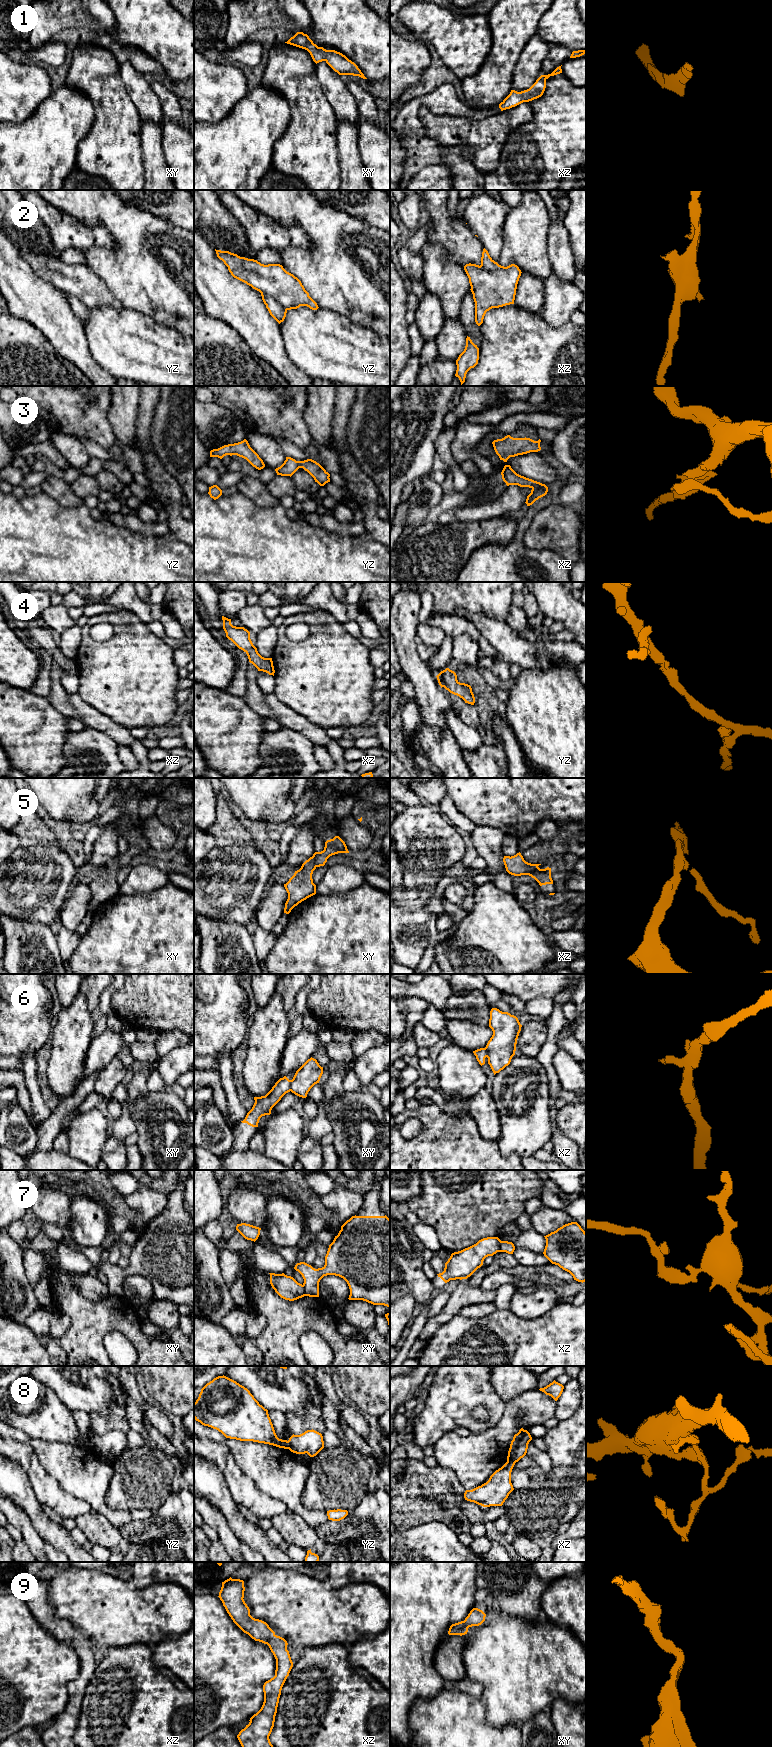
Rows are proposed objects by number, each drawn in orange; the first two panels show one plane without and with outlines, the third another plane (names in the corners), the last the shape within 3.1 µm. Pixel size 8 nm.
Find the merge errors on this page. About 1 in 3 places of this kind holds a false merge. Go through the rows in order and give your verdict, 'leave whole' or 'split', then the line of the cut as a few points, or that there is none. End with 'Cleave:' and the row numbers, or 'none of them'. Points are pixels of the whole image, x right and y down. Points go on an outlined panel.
1: leave whole; no cut
2: split; cut in yz along (261, 292), (270, 295), (287, 309)
3: leave whole; no cut
4: leave whole; no cut
5: leave whole; no cut
6: split; cut in xy along (292, 1080), (290, 1090)
7: split; cut in xy along (302, 1285), (306, 1295)
8: split; cut in yz along (287, 1441), (289, 1448)
9: leave whole; no cut
Cleave: 2, 6, 7, 8

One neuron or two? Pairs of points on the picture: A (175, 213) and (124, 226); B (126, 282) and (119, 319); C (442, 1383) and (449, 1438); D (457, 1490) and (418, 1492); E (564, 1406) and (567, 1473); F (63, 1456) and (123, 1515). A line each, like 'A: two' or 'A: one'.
A: two
B: two
C: two
D: one
E: two
F: one

